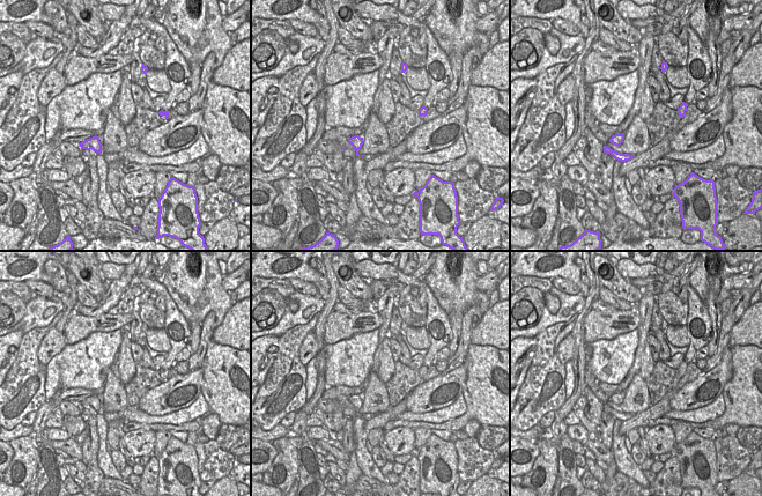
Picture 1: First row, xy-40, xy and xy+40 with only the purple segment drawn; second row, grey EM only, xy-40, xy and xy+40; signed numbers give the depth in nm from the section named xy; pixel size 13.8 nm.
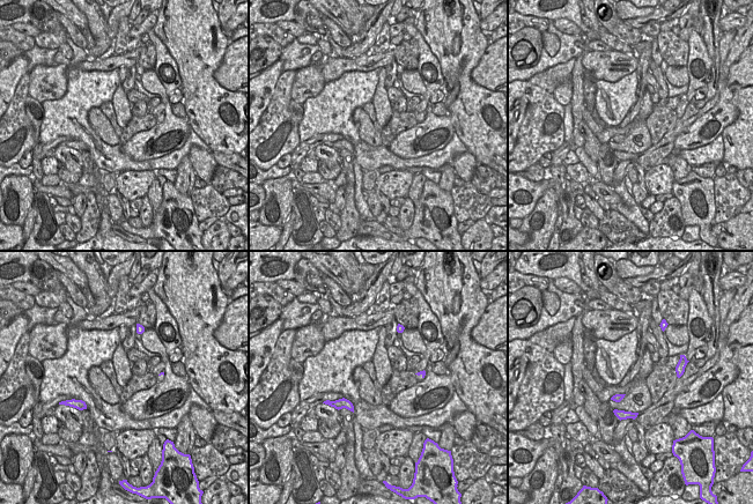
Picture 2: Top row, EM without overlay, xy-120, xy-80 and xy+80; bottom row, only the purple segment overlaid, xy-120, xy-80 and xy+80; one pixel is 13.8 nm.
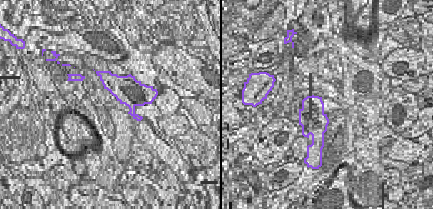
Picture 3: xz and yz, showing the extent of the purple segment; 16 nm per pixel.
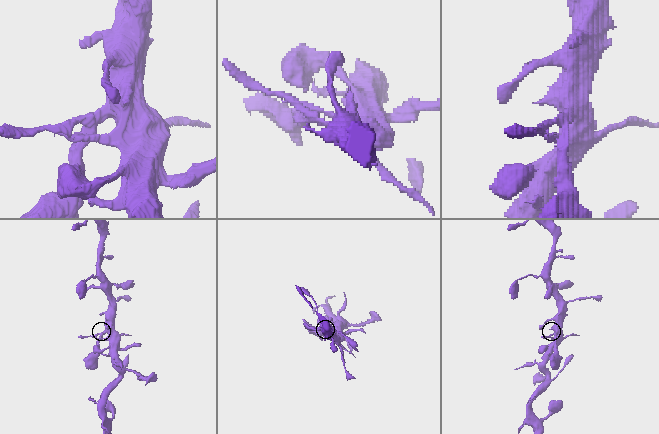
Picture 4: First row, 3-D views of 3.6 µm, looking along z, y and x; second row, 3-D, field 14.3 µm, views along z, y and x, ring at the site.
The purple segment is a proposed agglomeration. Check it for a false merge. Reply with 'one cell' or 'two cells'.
one cell

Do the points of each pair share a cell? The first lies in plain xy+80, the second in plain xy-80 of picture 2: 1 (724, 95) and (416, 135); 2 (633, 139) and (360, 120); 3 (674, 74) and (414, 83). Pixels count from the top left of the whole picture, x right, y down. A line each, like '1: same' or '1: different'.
1: same
2: same
3: same

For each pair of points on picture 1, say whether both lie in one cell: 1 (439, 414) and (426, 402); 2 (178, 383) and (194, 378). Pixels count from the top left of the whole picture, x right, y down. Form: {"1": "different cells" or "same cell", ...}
{"1": "different cells", "2": "same cell"}

